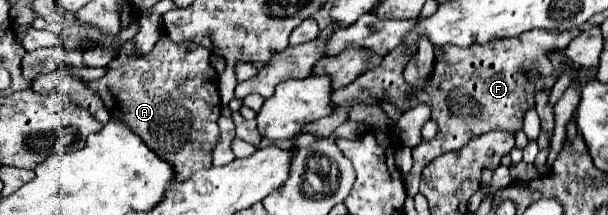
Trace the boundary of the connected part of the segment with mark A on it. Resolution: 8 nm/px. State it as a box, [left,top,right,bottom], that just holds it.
[86,33,222,183]

